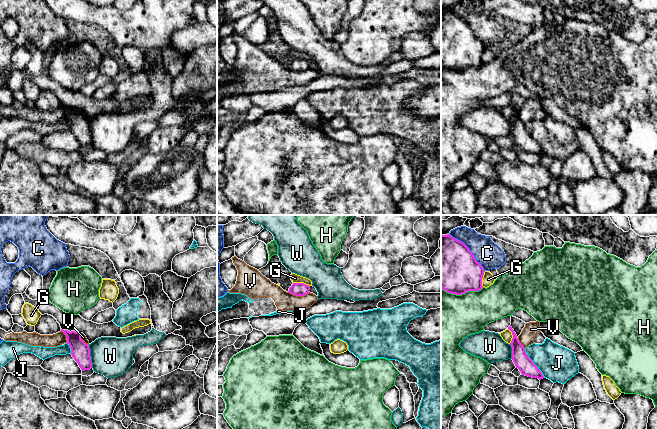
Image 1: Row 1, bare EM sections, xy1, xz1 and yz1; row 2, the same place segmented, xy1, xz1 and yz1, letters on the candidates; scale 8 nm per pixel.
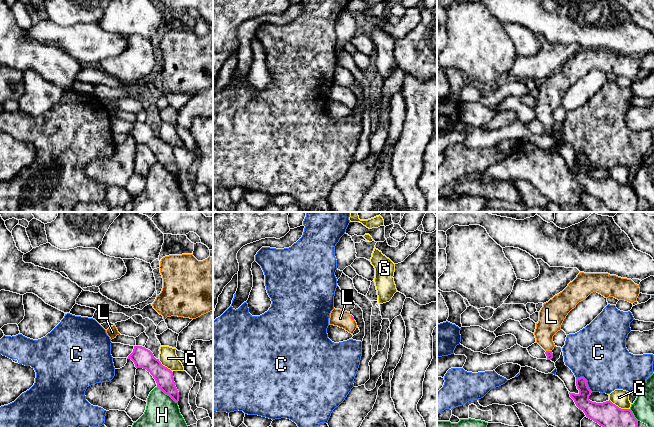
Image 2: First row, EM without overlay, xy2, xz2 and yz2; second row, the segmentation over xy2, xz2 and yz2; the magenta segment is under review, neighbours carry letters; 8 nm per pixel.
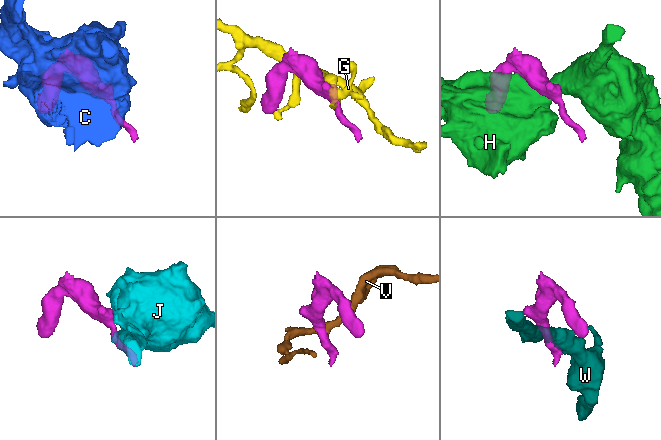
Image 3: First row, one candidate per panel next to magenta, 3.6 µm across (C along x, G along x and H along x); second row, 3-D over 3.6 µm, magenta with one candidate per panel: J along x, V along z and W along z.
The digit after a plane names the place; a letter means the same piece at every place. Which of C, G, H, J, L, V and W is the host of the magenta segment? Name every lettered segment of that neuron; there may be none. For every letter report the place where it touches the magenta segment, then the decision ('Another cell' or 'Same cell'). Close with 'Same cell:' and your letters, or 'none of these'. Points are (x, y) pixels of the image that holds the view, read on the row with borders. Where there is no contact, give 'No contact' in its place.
C: Touches magenta at yz1 (469, 250). Another cell
G: Touches magenta at yz2 (618, 407). Another cell
H: Touches magenta at yz1 (462, 293). Another cell
J: Touches magenta at yz1 (533, 363). Another cell
L: Touches magenta at xz2 (351, 318). Same cell
V: Touches magenta at xz1 (299, 295). Another cell
W: Touches magenta at xy1 (90, 356). Another cell
Same cell: L

